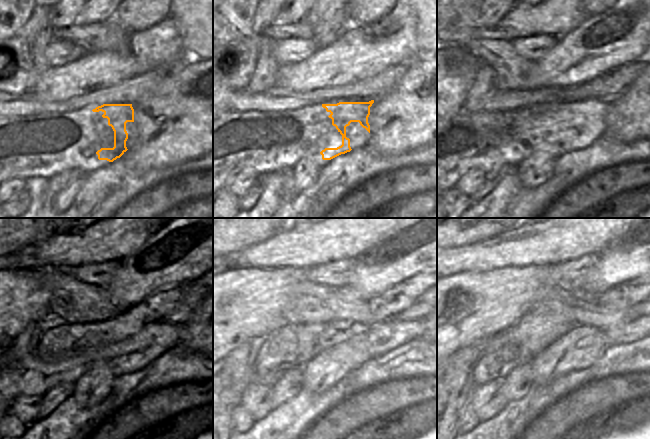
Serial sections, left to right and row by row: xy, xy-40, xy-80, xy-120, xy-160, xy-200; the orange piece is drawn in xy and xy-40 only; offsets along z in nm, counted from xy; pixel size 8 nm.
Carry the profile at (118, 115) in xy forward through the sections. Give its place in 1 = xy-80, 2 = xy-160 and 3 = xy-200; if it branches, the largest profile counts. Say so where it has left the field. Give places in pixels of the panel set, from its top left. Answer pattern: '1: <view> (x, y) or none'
1: xy-80 (593, 112)
2: xy-160 (383, 337)
3: xy-200 (640, 328)

